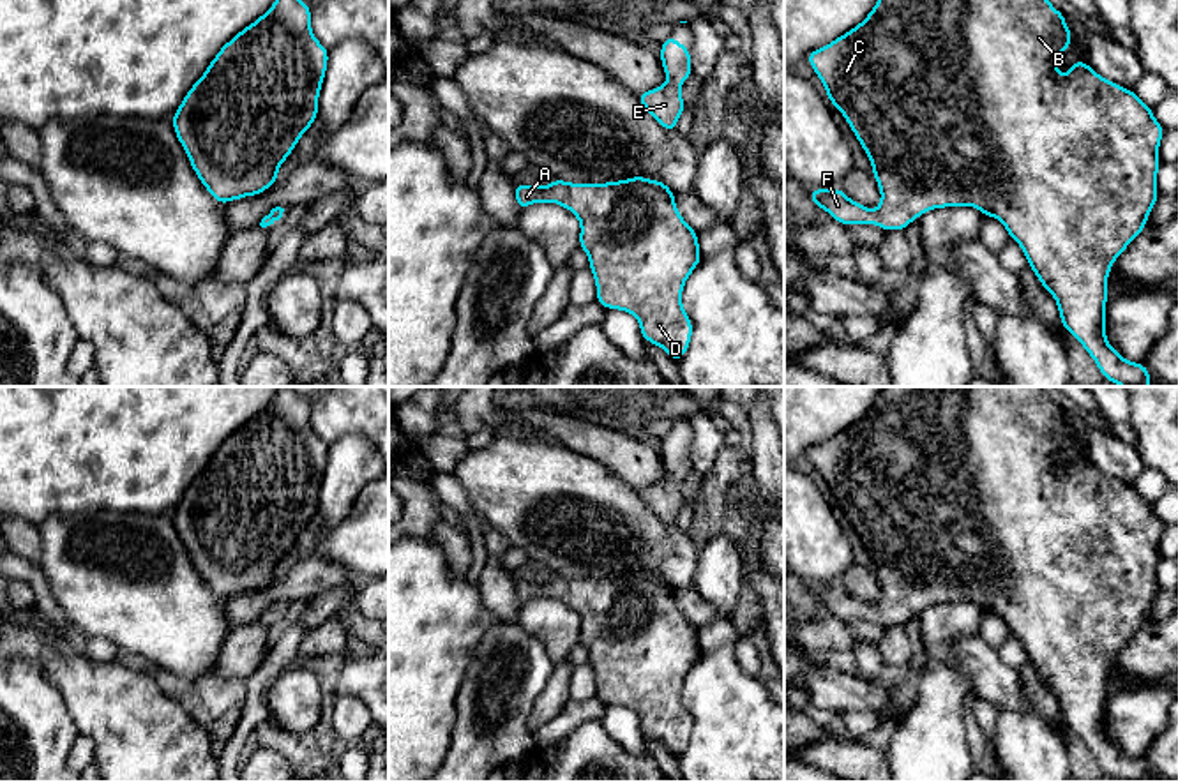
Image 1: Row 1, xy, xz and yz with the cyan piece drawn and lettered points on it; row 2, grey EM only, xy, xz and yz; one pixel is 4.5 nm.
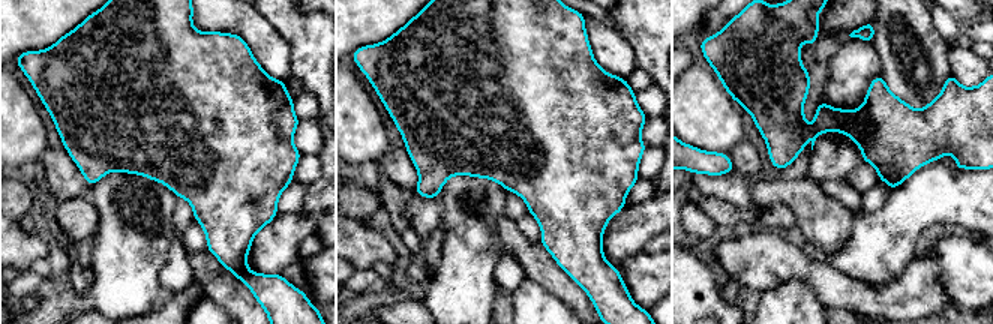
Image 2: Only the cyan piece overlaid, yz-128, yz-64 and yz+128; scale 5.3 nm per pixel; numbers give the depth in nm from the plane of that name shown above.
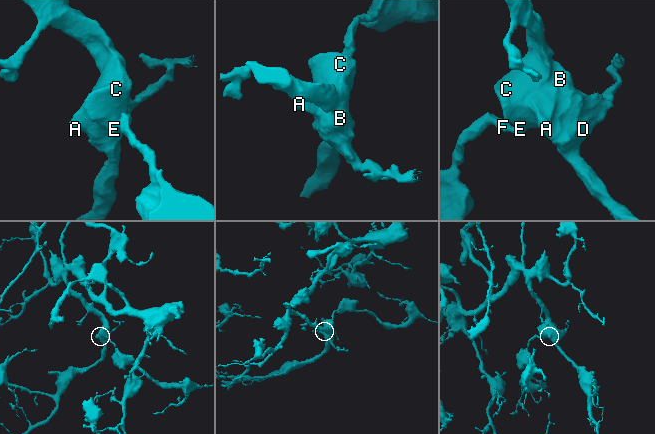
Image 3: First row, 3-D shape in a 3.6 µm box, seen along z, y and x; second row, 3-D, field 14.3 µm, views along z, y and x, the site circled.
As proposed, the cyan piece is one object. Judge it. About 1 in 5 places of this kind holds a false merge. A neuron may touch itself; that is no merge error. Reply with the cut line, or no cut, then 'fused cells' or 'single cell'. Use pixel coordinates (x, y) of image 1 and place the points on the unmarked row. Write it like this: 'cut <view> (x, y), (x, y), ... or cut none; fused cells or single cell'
cut none; single cell

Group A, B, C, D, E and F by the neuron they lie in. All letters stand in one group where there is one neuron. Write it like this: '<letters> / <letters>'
A B C D E F

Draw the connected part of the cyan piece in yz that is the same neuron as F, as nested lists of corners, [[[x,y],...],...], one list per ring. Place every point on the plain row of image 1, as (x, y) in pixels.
[[[883,387],[880,395],[874,399],[869,411],[862,418],[853,422],[850,427],[842,429],[841,432],[837,432],[830,440],[818,443],[805,452],[807,457],[811,459],[811,462],[814,464],[814,468],[818,470],[818,473],[821,475],[821,478],[825,480],[828,496],[842,508],[842,512],[850,519],[853,530],[860,537],[864,547],[867,549],[871,561],[872,561],[872,572],[876,574],[878,583],[881,586],[881,598],[872,607],[871,604],[850,595],[841,583],[839,584],[809,584],[809,590],[811,590],[811,595],[812,595],[816,604],[825,604],[830,609],[830,613],[834,613],[837,618],[841,618],[844,621],[855,620],[855,618],[864,620],[864,621],[871,621],[876,618],[883,627],[892,627],[892,625],[904,627],[911,616],[918,614],[927,605],[945,604],[945,602],[968,600],[968,602],[978,604],[984,609],[984,613],[1000,614],[1003,618],[1005,625],[1008,627],[1010,634],[1016,635],[1019,639],[1019,643],[1024,646],[1026,657],[1028,657],[1030,664],[1035,667],[1040,680],[1054,692],[1054,696],[1058,699],[1063,726],[1069,726],[1083,740],[1083,743],[1095,756],[1104,775],[1118,778],[1121,782],[1152,782],[1153,778],[1150,777],[1148,763],[1144,759],[1129,757],[1107,738],[1104,706],[1106,706],[1106,699],[1109,694],[1106,685],[1107,685],[1107,671],[1111,667],[1111,662],[1116,657],[1116,653],[1129,643],[1129,639],[1146,623],[1146,614],[1148,614],[1153,600],[1159,595],[1157,583],[1155,583],[1157,567],[1162,561],[1162,558],[1159,556],[1159,540],[1160,540],[1160,535],[1162,535],[1166,526],[1155,515],[1155,512],[1152,508],[1152,501],[1144,500],[1136,491],[1134,485],[1127,485],[1121,480],[1116,480],[1116,478],[1102,473],[1086,457],[1076,455],[1070,461],[1069,470],[1060,471],[1056,466],[1058,454],[1061,452],[1065,443],[1072,441],[1072,438],[1074,438],[1074,434],[1072,434],[1072,429],[1065,418],[1065,410],[1056,406],[1051,401],[1051,397],[1047,395],[1044,387]]]

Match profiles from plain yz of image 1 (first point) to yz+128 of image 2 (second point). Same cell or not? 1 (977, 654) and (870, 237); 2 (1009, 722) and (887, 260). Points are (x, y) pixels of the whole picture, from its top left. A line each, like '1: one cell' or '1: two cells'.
1: two cells
2: one cell

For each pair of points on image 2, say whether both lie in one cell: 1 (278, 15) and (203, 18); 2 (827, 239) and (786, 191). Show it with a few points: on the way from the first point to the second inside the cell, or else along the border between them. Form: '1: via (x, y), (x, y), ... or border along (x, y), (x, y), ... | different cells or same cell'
1: border along (261, 15), (285, 42) | different cells
2: via (822, 227), (798, 203) | same cell

